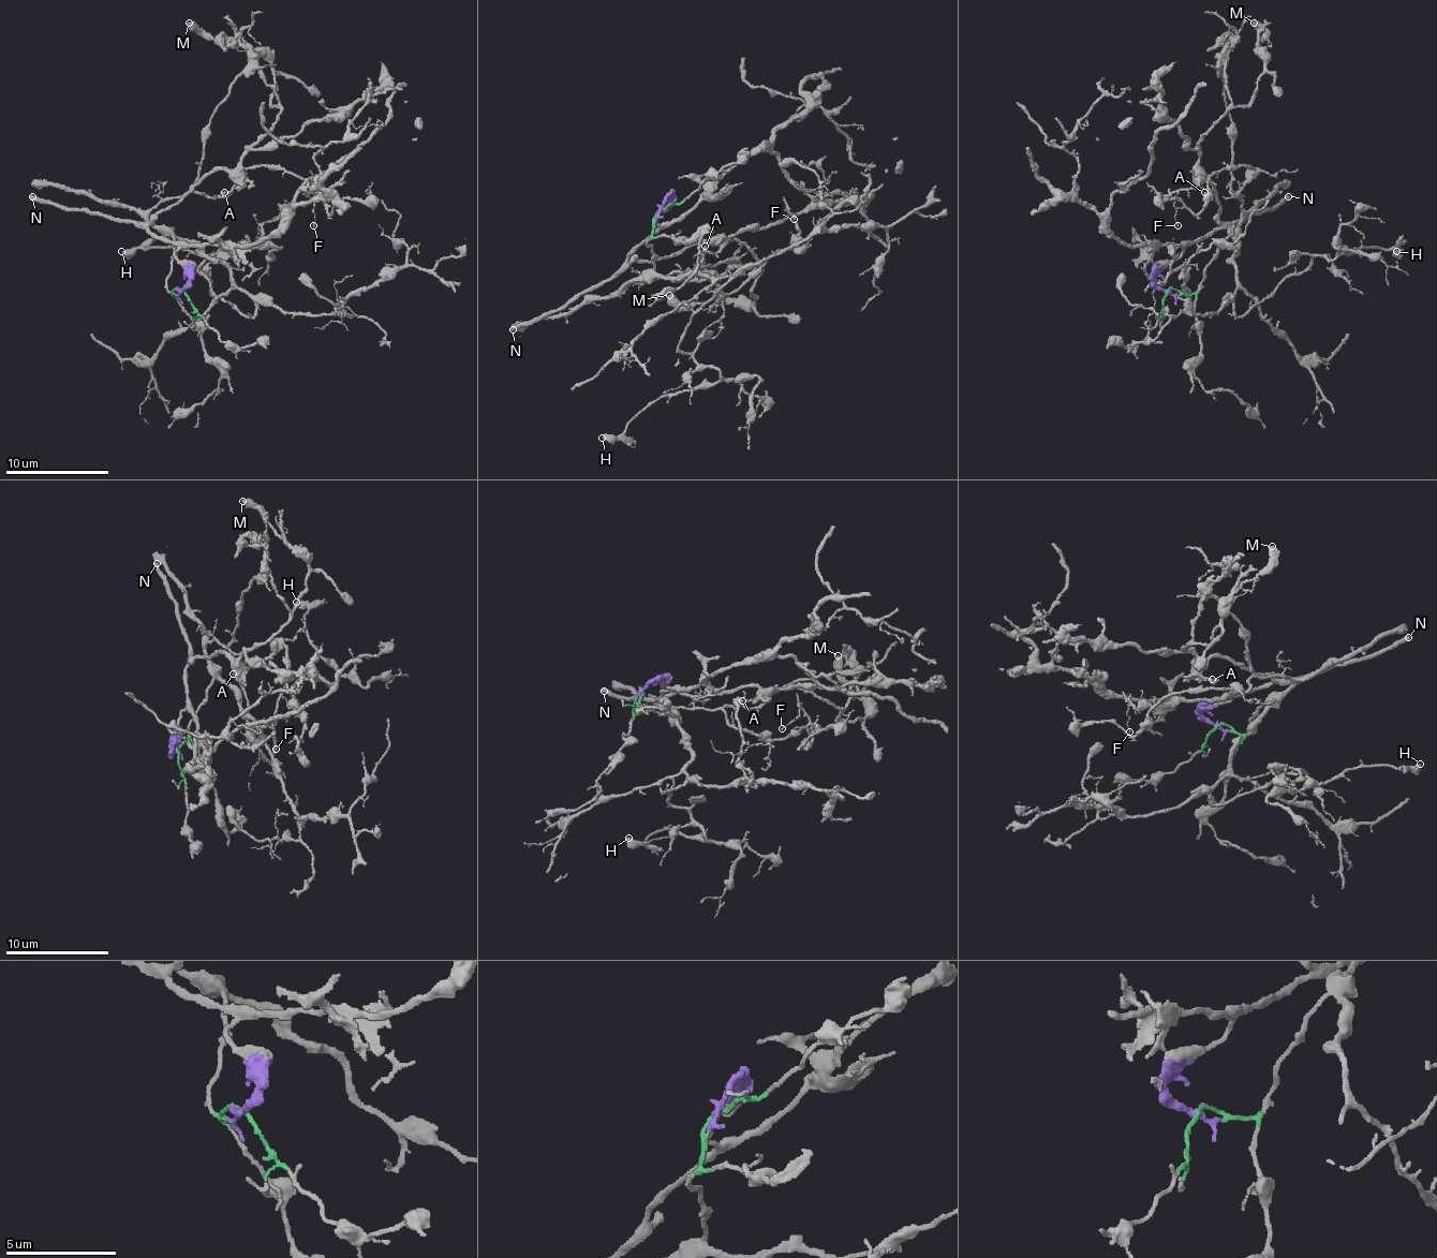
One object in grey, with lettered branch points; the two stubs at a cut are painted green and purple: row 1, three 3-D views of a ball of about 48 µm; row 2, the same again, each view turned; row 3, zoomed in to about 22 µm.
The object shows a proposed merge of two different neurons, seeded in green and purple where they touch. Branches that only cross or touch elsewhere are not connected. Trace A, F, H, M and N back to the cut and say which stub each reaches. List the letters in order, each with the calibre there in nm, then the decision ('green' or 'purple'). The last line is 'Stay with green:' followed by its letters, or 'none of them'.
A: calibre 200 nm; purple
F: calibre 80 nm; green
H: calibre 480 nm; green
M: calibre 460 nm; purple
N: calibre 360 nm; purple
Stay with green: F, H

